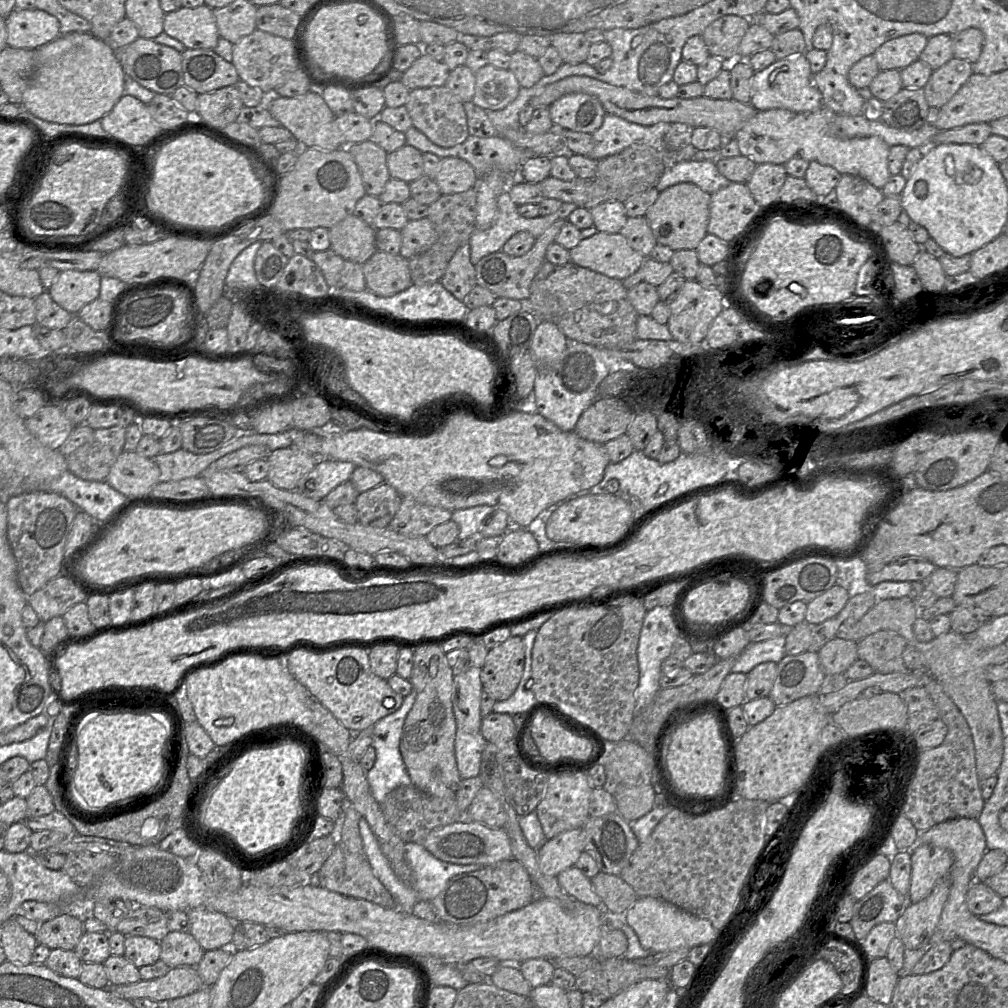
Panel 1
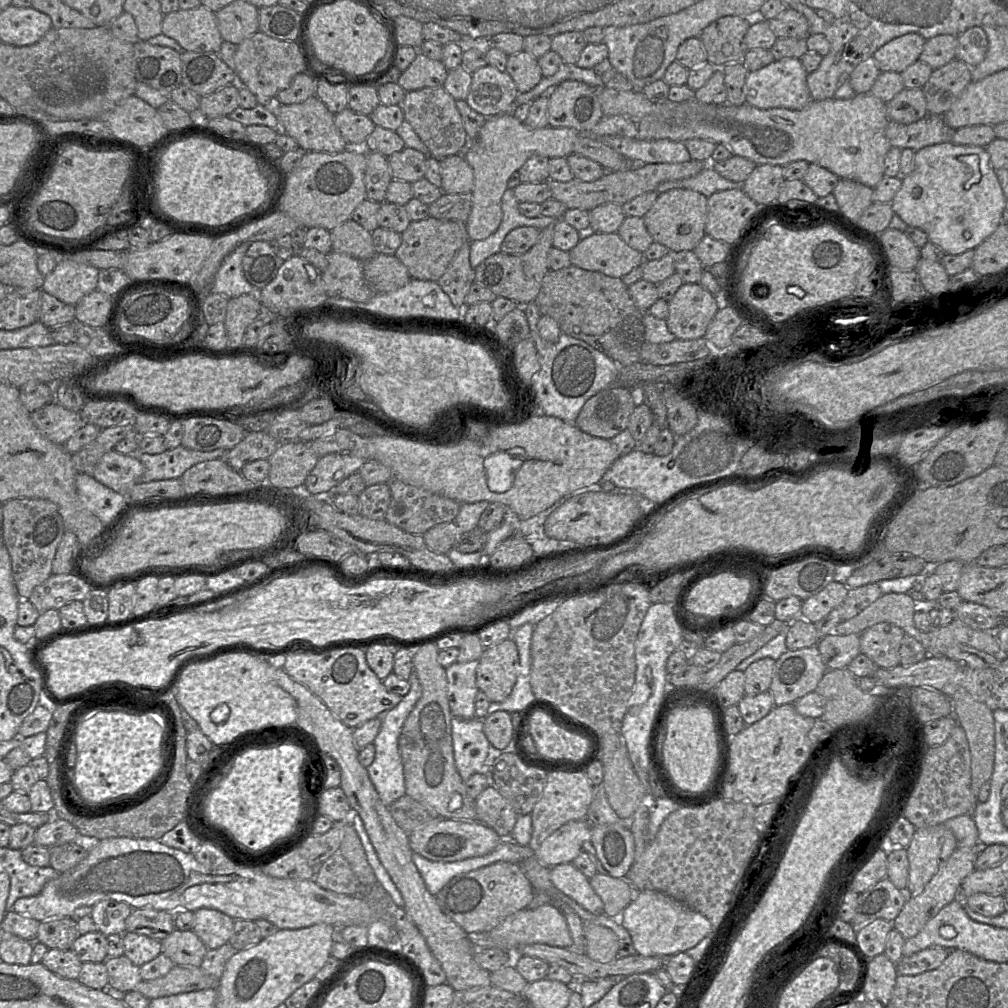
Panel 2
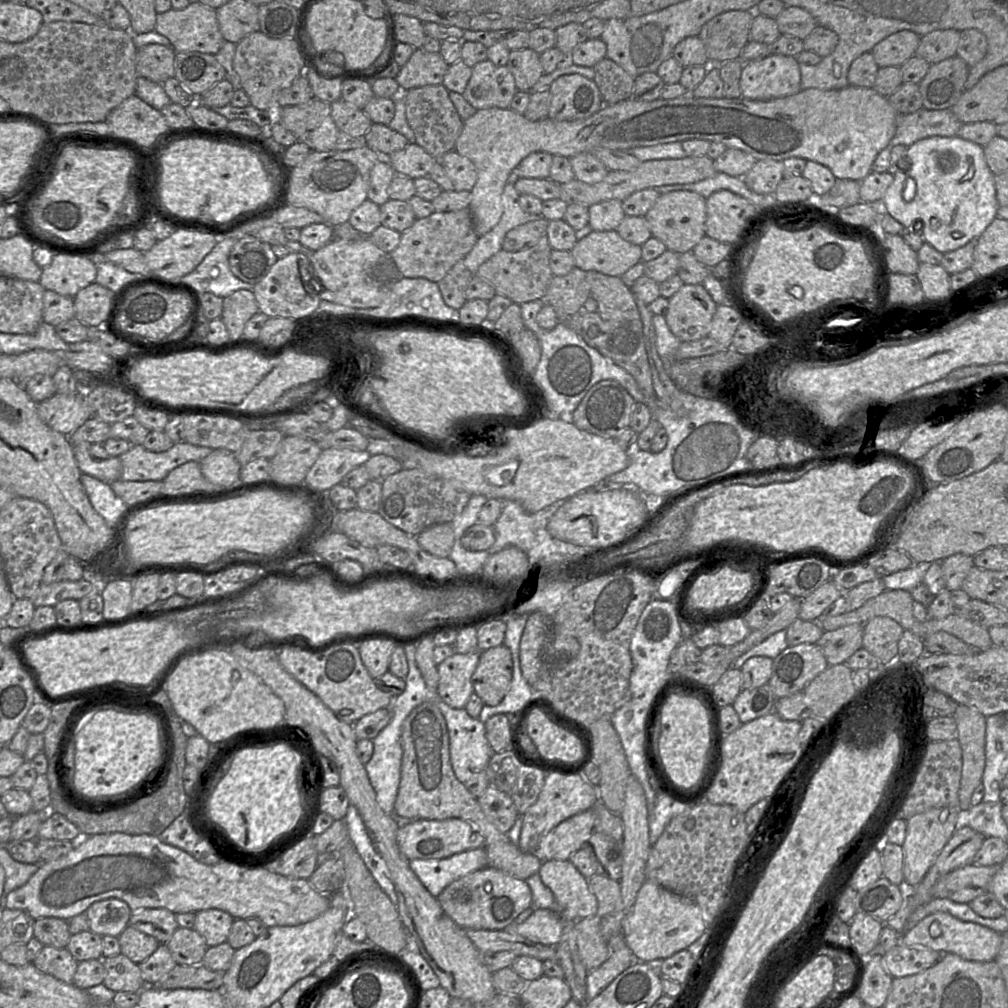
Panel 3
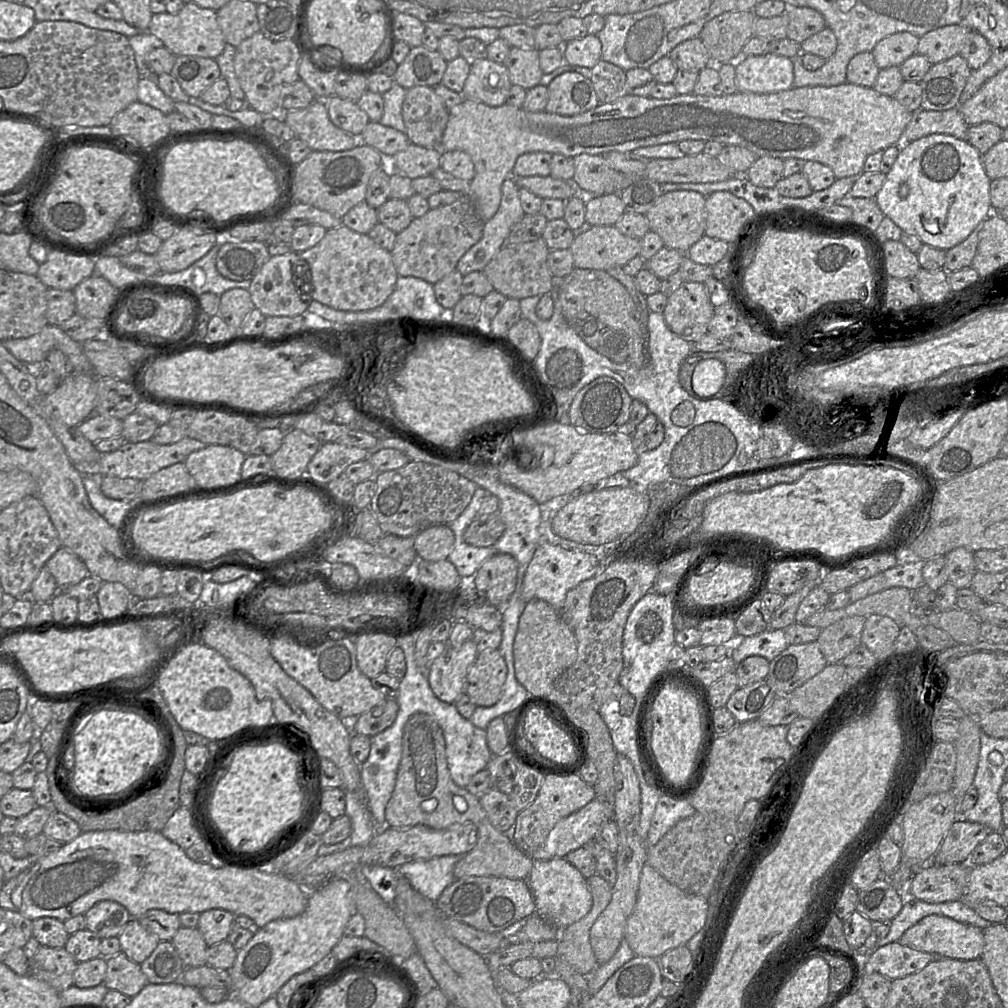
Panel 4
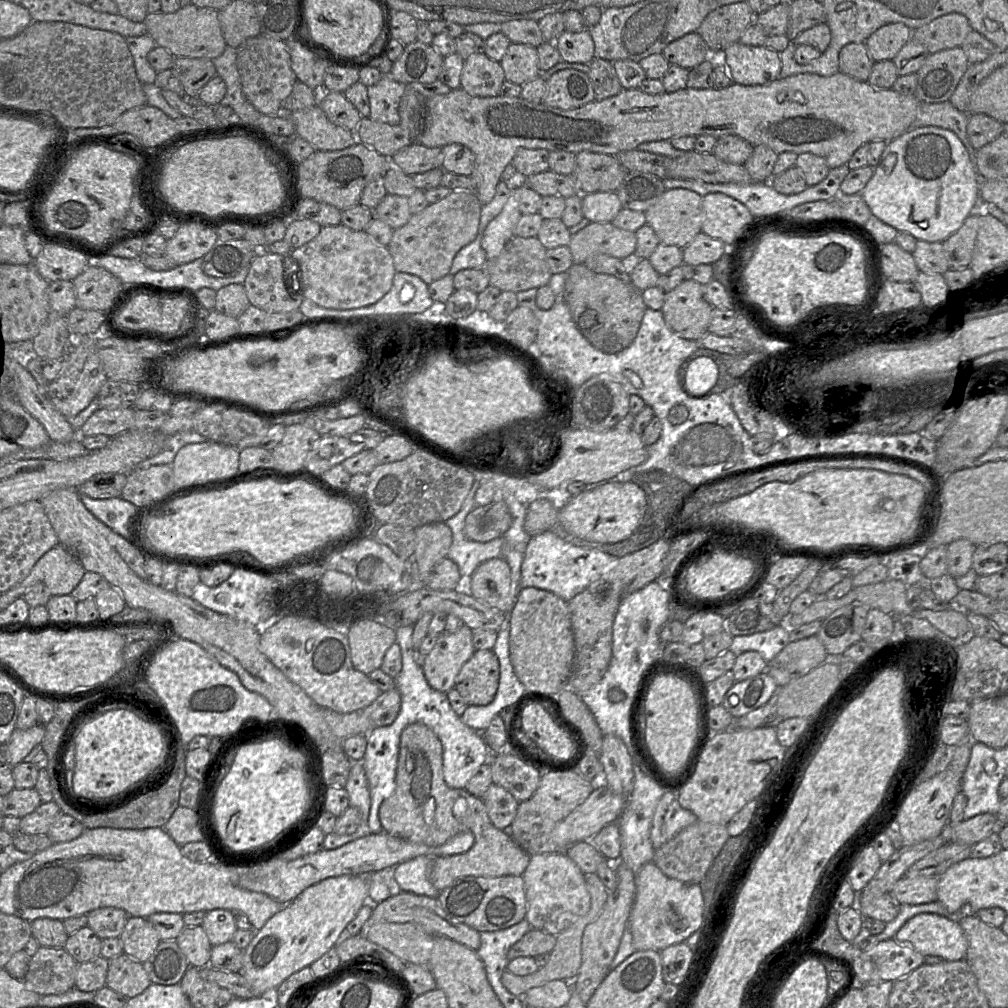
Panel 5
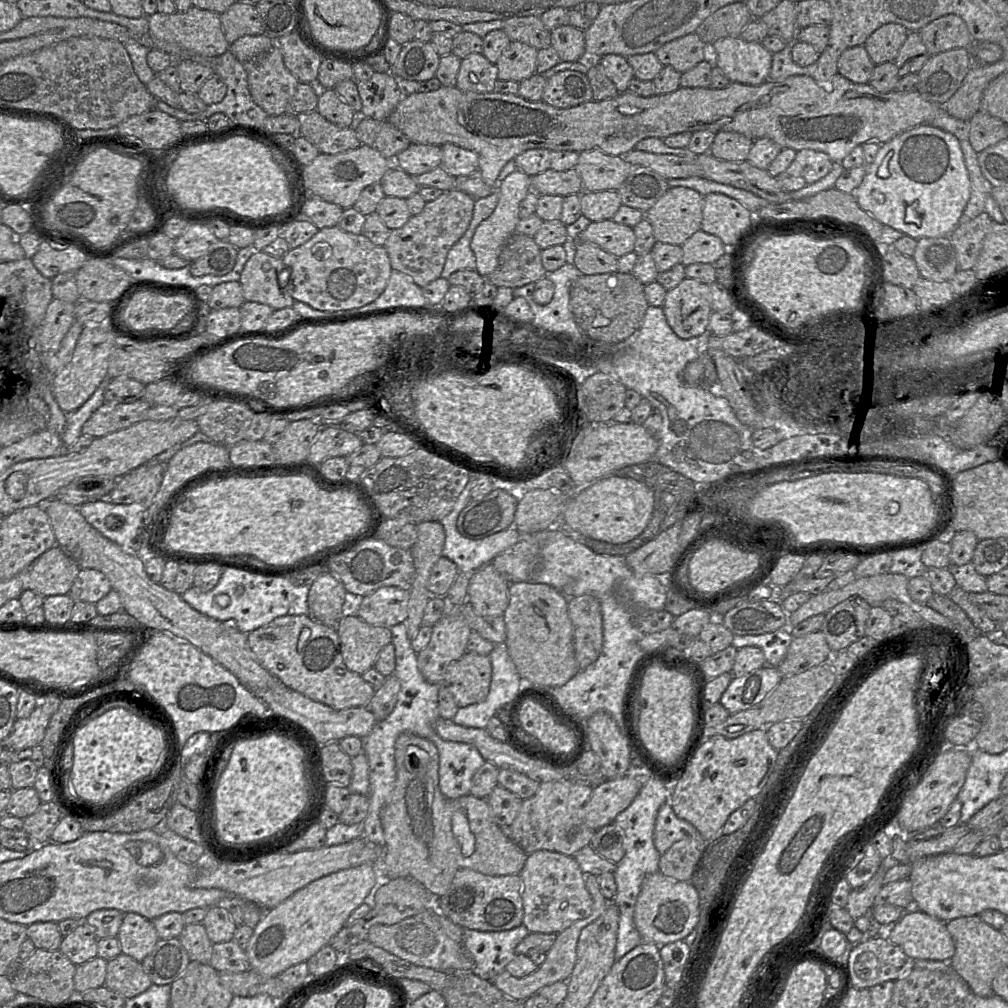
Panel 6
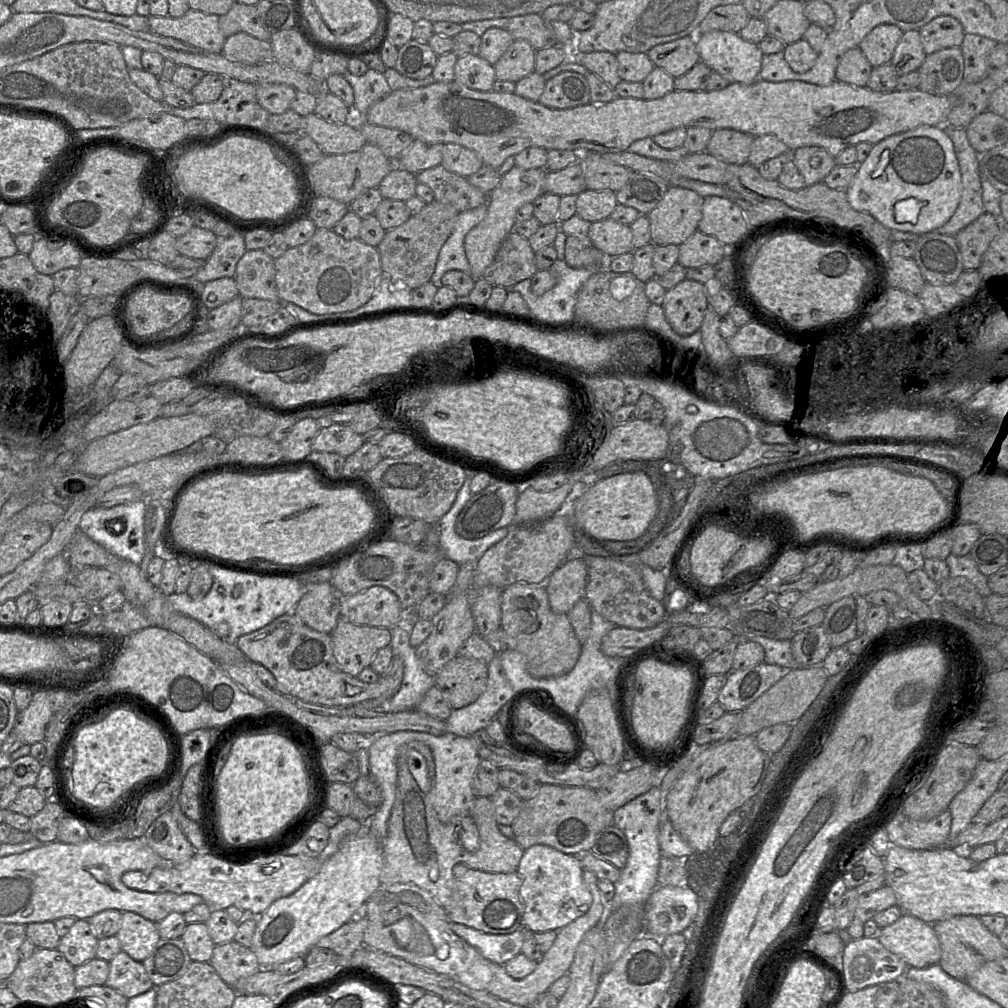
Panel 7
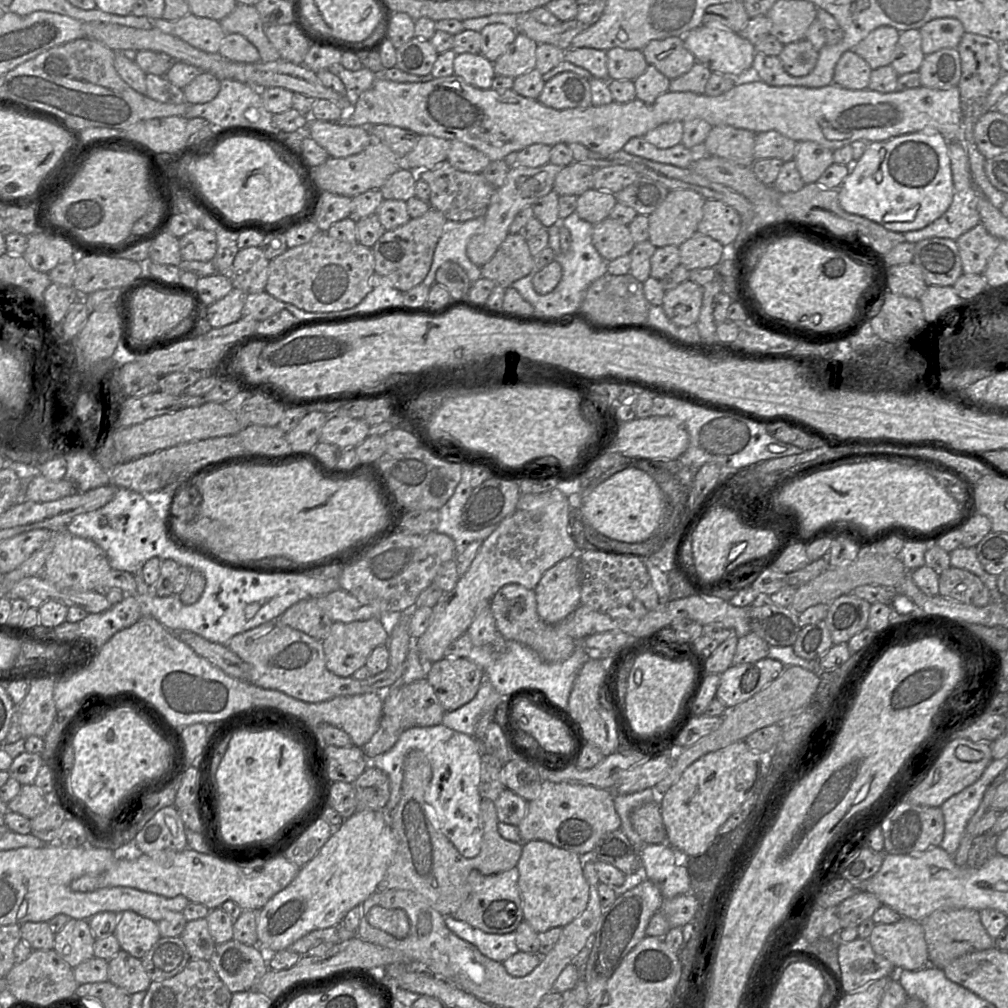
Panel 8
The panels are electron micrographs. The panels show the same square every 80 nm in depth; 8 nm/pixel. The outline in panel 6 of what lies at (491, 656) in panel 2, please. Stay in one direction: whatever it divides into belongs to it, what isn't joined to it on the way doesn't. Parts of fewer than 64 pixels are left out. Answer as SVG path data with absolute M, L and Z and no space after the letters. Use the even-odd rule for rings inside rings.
M465 653L459 660L450 664L440 687L445 687L453 695L459 708L484 701L490 690L492 665L489 656Z

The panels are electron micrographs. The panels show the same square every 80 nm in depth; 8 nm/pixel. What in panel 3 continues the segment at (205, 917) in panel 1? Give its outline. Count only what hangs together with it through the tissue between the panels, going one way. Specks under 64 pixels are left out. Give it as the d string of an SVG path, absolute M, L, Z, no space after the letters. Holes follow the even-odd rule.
M207 909L196 913L194 929L205 939L208 947L227 942L234 917L220 909Z

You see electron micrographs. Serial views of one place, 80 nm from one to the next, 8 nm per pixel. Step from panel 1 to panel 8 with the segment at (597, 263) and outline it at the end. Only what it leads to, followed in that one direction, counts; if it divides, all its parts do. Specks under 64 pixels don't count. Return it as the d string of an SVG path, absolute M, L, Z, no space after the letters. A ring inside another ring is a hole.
M609 217L593 225L592 242L606 262L630 254L636 244L628 226Z

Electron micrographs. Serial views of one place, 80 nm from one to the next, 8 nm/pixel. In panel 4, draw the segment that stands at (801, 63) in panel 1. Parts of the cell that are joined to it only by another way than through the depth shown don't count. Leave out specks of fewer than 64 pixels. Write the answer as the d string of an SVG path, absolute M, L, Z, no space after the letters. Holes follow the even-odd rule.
M768 52L760 56L742 56L735 61L739 91L768 94L793 87L792 59Z

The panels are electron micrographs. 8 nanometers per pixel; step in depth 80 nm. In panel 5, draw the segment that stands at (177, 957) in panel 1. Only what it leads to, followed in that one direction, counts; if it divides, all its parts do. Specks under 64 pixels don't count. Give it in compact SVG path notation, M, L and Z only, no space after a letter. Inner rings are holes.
M185 926L176 938L176 942L190 967L204 968L209 965L212 945L201 926Z

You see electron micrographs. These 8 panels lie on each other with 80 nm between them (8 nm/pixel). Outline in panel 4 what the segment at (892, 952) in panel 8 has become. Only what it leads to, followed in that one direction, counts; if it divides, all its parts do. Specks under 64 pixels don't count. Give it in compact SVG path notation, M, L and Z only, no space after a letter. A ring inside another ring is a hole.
M939 915L924 917L907 929L897 942L930 953L934 956L958 960L980 959L984 948L982 929Z

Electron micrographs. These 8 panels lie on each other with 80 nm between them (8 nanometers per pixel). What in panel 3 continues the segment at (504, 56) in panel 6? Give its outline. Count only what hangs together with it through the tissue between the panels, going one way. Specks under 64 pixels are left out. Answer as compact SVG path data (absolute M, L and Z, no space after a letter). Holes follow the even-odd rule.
M531 48L510 51L507 65L519 91L530 91L544 74L540 54Z

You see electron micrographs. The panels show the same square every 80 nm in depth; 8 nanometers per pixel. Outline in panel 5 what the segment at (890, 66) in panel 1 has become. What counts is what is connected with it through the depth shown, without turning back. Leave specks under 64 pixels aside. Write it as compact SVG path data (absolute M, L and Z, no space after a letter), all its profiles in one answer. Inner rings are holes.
M903 23L887 24L874 32L864 43L875 62L893 60L912 38L912 32Z

